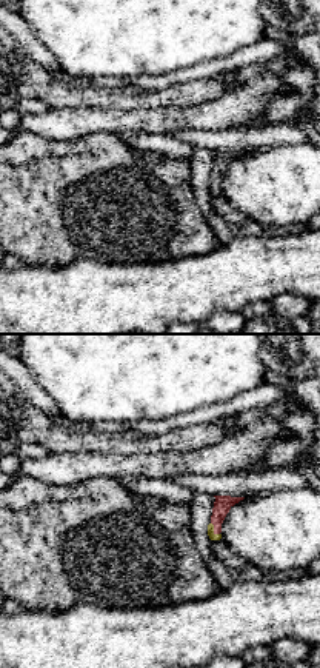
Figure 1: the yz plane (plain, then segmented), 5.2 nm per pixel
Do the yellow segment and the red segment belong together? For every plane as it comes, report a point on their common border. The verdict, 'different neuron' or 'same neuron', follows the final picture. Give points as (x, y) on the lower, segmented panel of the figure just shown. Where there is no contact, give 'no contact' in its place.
meets yellow at (213, 530)

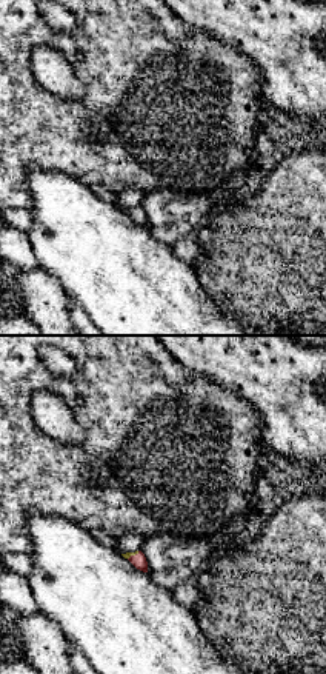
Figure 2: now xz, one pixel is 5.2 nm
meets yellow at (133, 554)

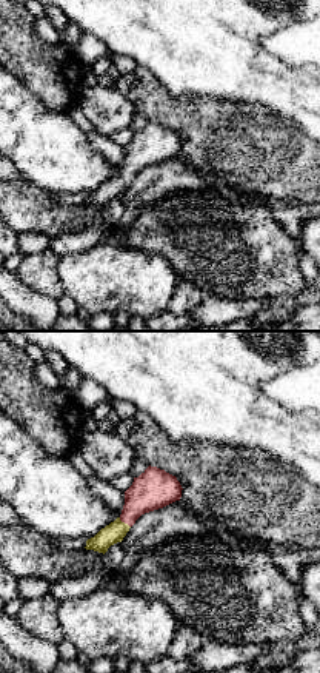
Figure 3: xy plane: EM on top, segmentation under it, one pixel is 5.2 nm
meets yellow at (123, 522)

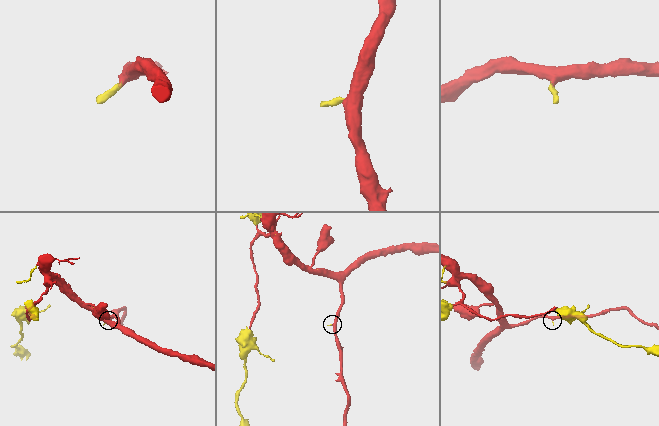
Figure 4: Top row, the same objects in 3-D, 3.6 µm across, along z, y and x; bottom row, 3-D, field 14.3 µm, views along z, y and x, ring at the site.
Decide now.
same neuron

